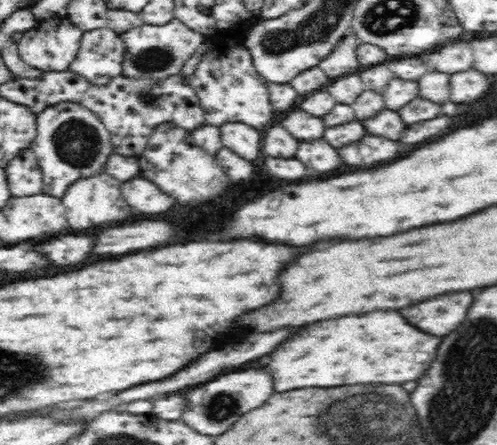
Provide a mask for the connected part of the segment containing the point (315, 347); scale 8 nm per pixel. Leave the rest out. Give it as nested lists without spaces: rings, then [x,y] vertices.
[[[372,312],[368,316],[344,316],[336,322],[322,320],[310,326],[300,328],[296,334],[288,336],[280,346],[274,348],[274,352],[268,354],[266,364],[262,370],[266,370],[272,378],[272,390],[274,392],[288,392],[296,388],[332,388],[332,386],[346,386],[346,384],[402,384],[416,380],[424,368],[434,360],[438,338],[424,336],[424,332],[418,332],[412,328],[398,312]]]

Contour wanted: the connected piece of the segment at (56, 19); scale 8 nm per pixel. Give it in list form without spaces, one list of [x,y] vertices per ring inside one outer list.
[[[54,16],[42,19],[18,38],[19,57],[38,70],[62,72],[71,67],[79,55],[84,31],[69,21],[68,16]]]

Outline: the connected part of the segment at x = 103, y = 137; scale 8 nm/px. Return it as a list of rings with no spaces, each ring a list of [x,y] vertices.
[[[63,102],[46,108],[46,110],[37,113],[37,116],[37,136],[31,149],[36,152],[36,158],[40,169],[42,169],[44,193],[62,198],[75,180],[105,172],[106,162],[114,148],[106,125],[91,110],[82,105],[78,106],[76,103]]]

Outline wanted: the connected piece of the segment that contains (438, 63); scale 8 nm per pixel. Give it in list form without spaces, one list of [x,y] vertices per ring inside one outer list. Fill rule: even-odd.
[[[468,42],[450,44],[428,54],[428,66],[434,68],[436,72],[444,72],[448,75],[468,70],[472,68],[472,63],[473,52]]]

